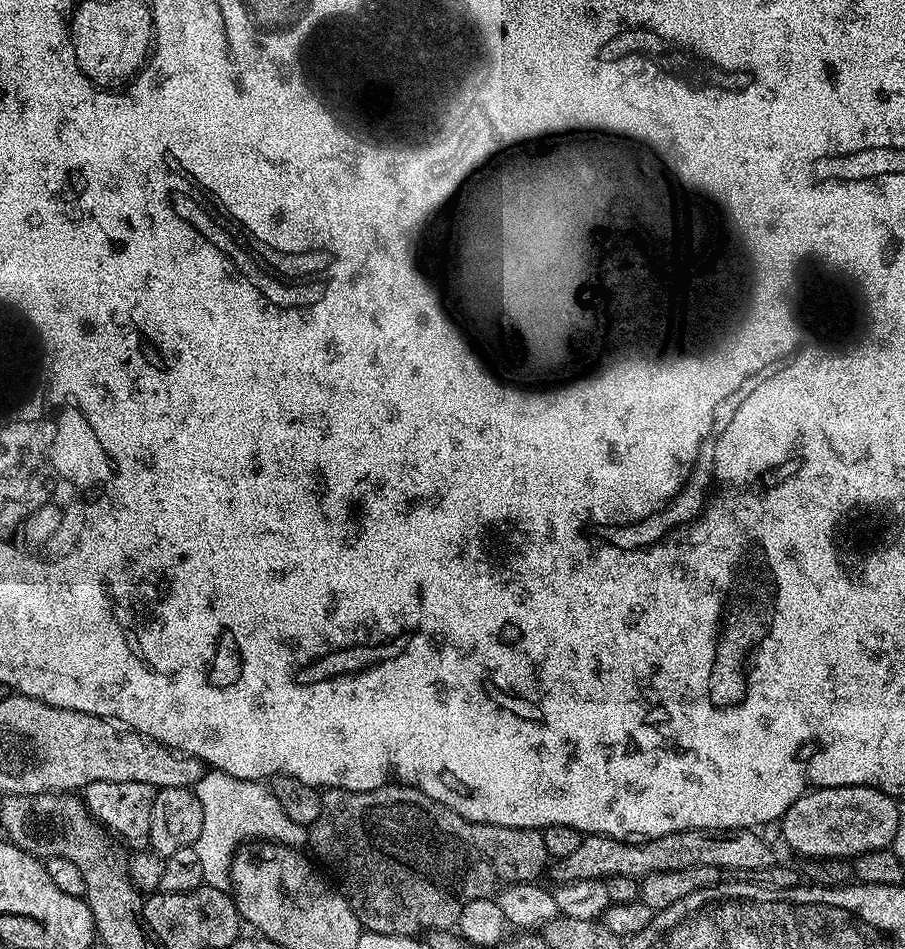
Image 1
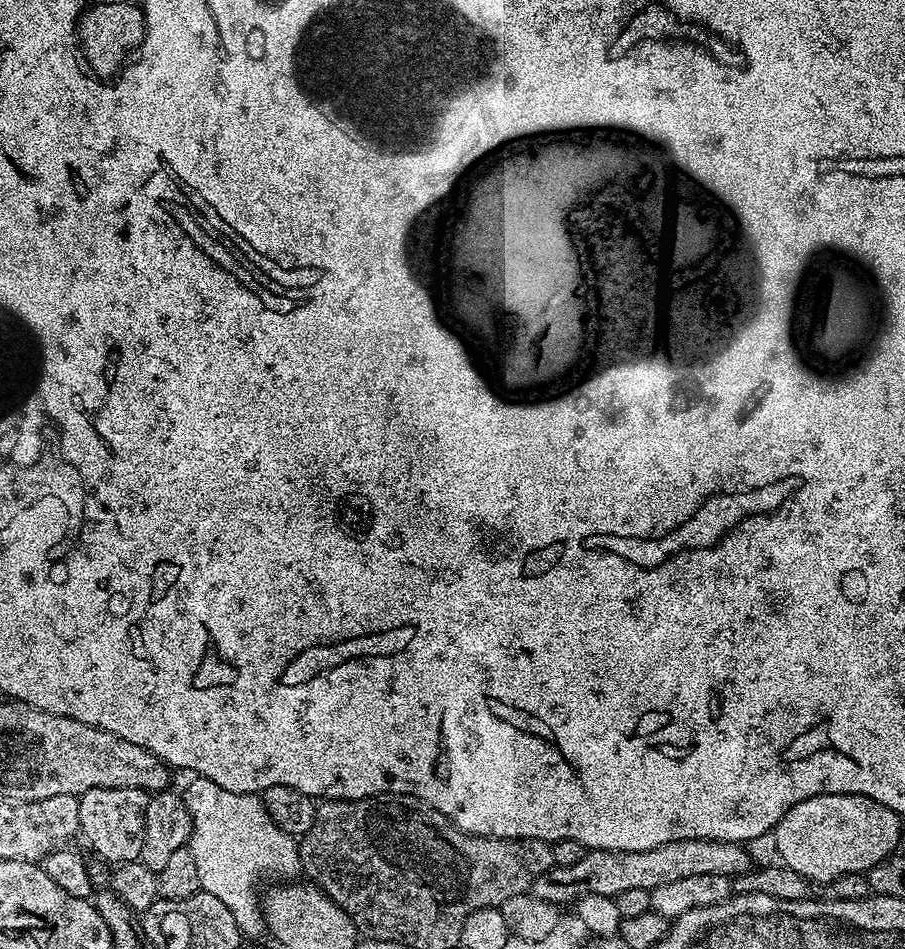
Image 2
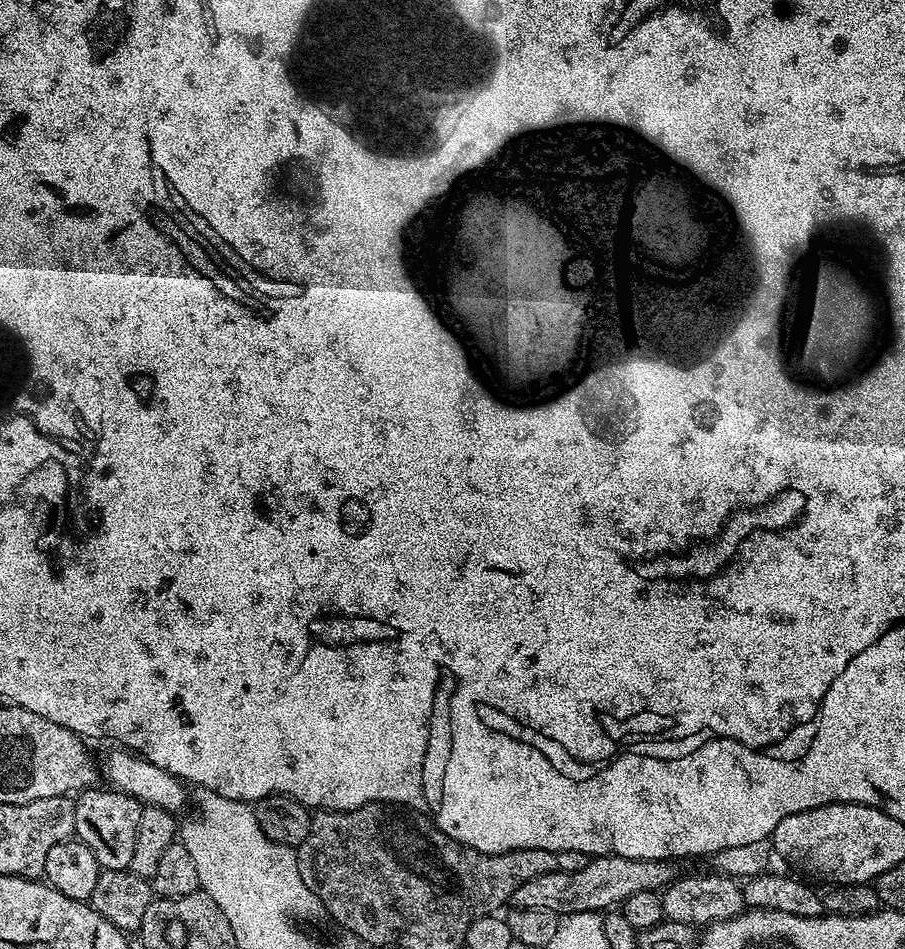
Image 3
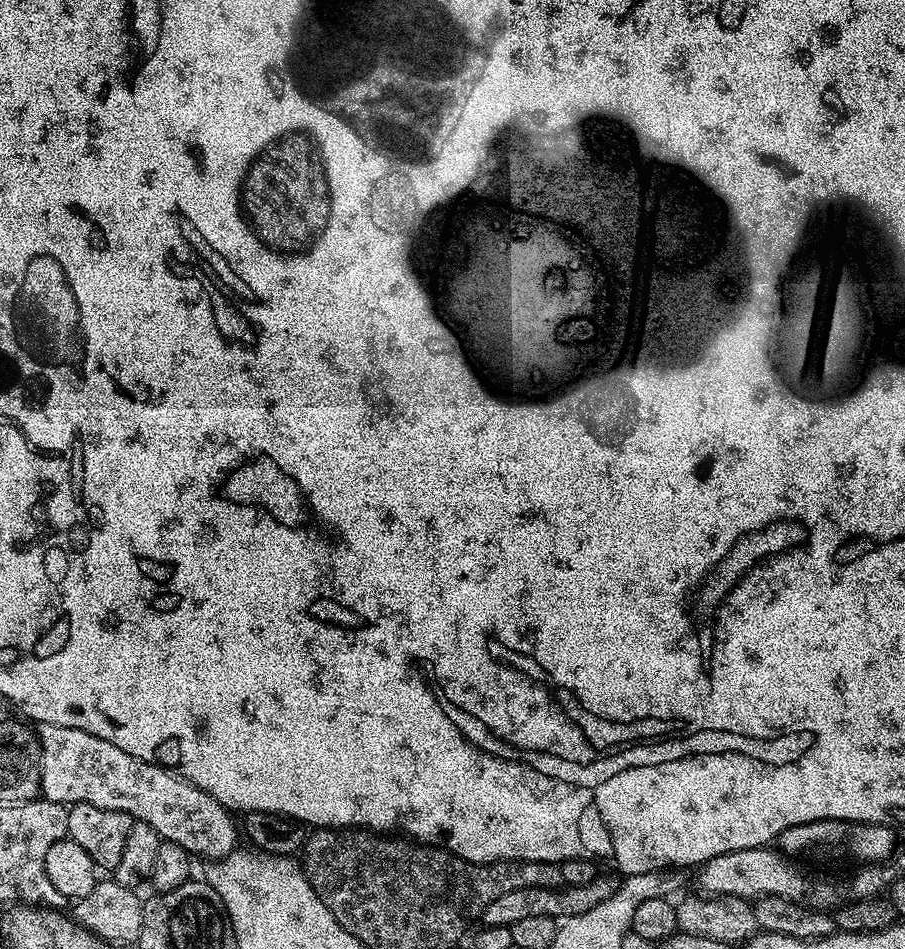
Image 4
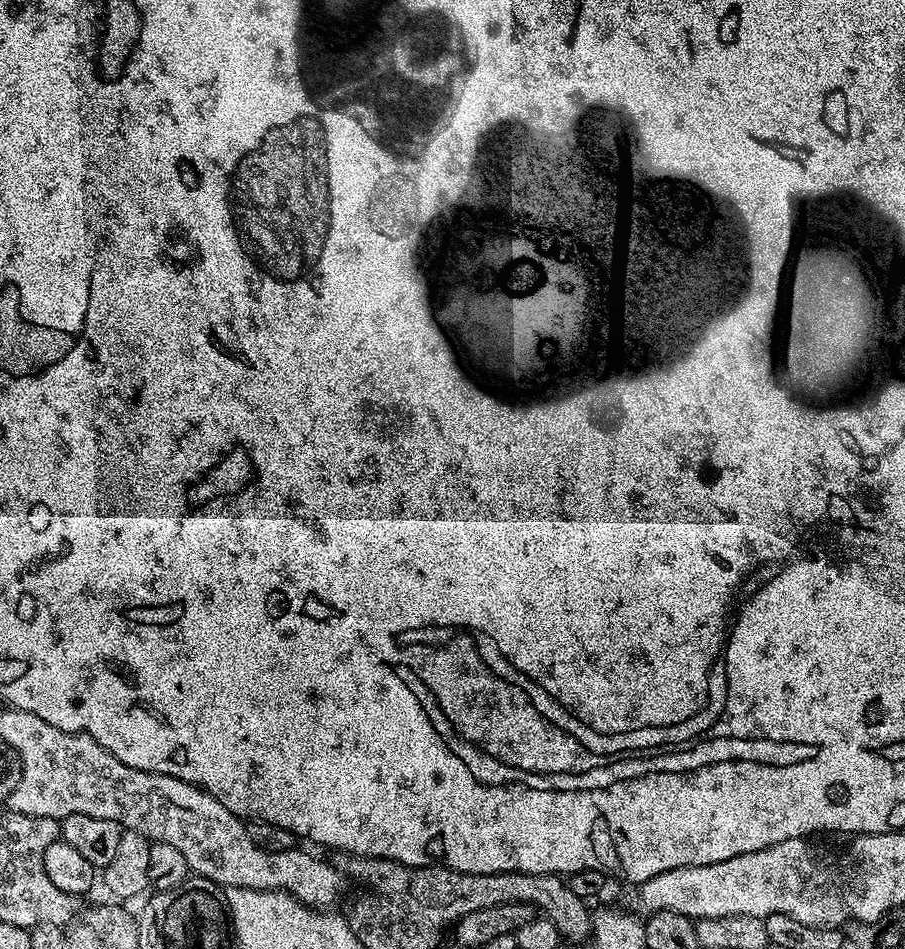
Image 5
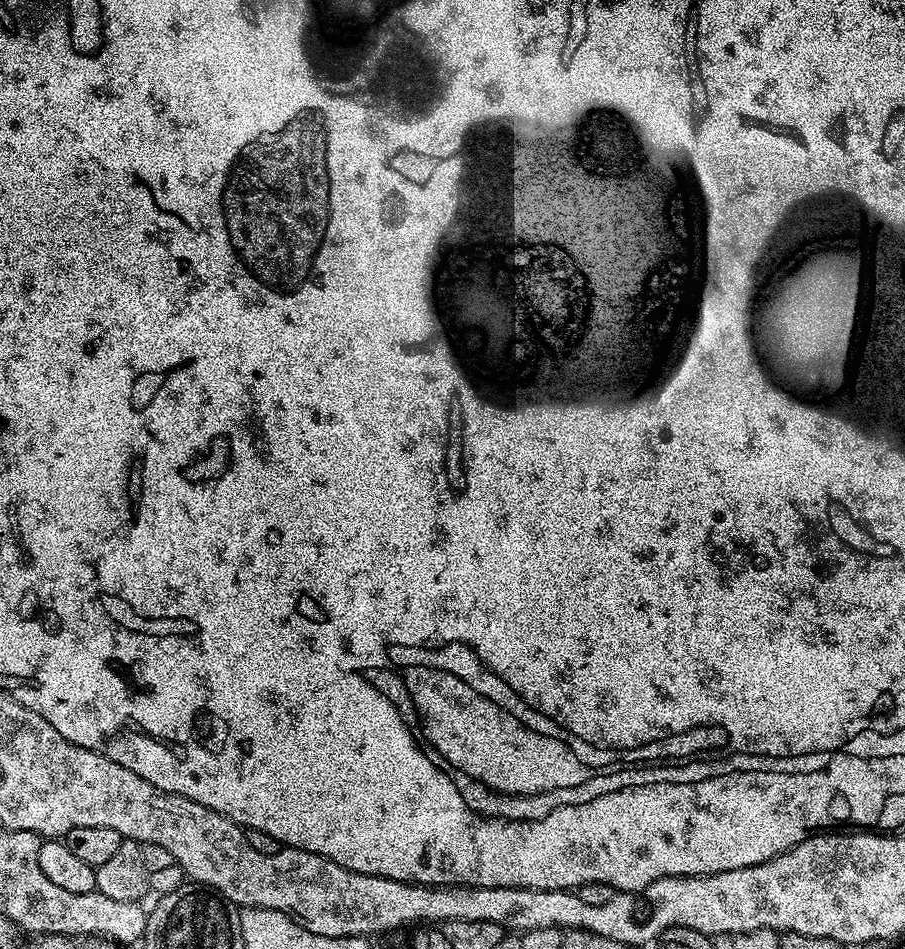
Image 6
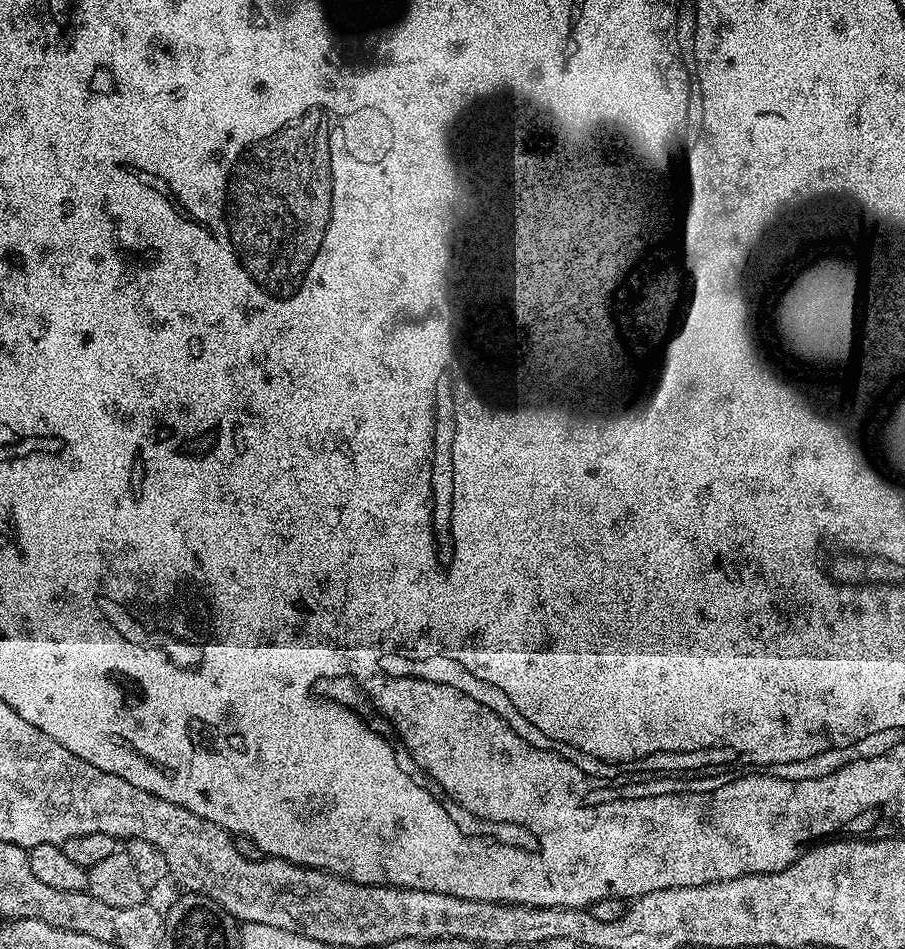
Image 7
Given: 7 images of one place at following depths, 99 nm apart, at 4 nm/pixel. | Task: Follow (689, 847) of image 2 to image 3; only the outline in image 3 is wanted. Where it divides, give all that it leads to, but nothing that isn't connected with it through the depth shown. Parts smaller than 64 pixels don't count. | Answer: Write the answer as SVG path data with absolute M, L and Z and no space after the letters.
M593 856L588 861L583 870L574 870L573 872L547 872L531 876L524 881L522 886L512 889L512 899L510 901L512 908L533 908L534 910L550 910L557 916L563 918L570 914L579 912L603 913L605 910L615 909L630 898L630 894L642 894L642 890L651 892L660 892L668 887L673 880L677 879L677 865L667 860L631 860L621 856Z

